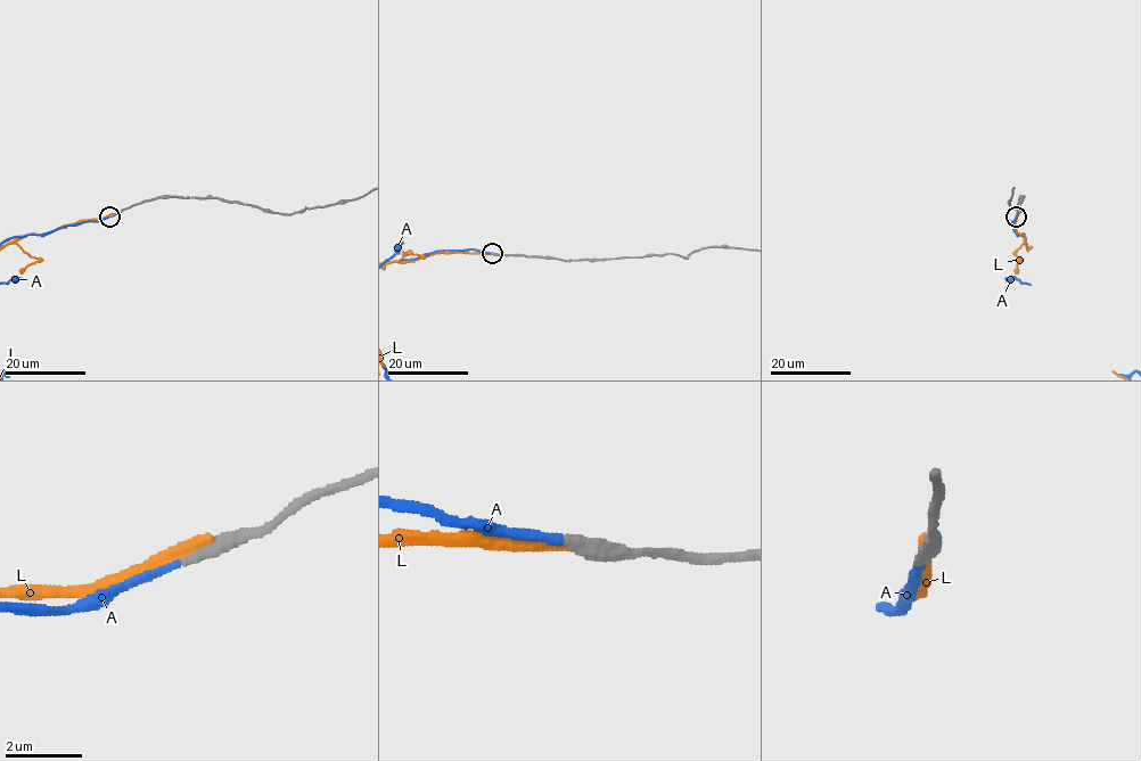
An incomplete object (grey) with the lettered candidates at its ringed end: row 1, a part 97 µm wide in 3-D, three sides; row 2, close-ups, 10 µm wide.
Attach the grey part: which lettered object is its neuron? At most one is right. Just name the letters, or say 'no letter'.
A

